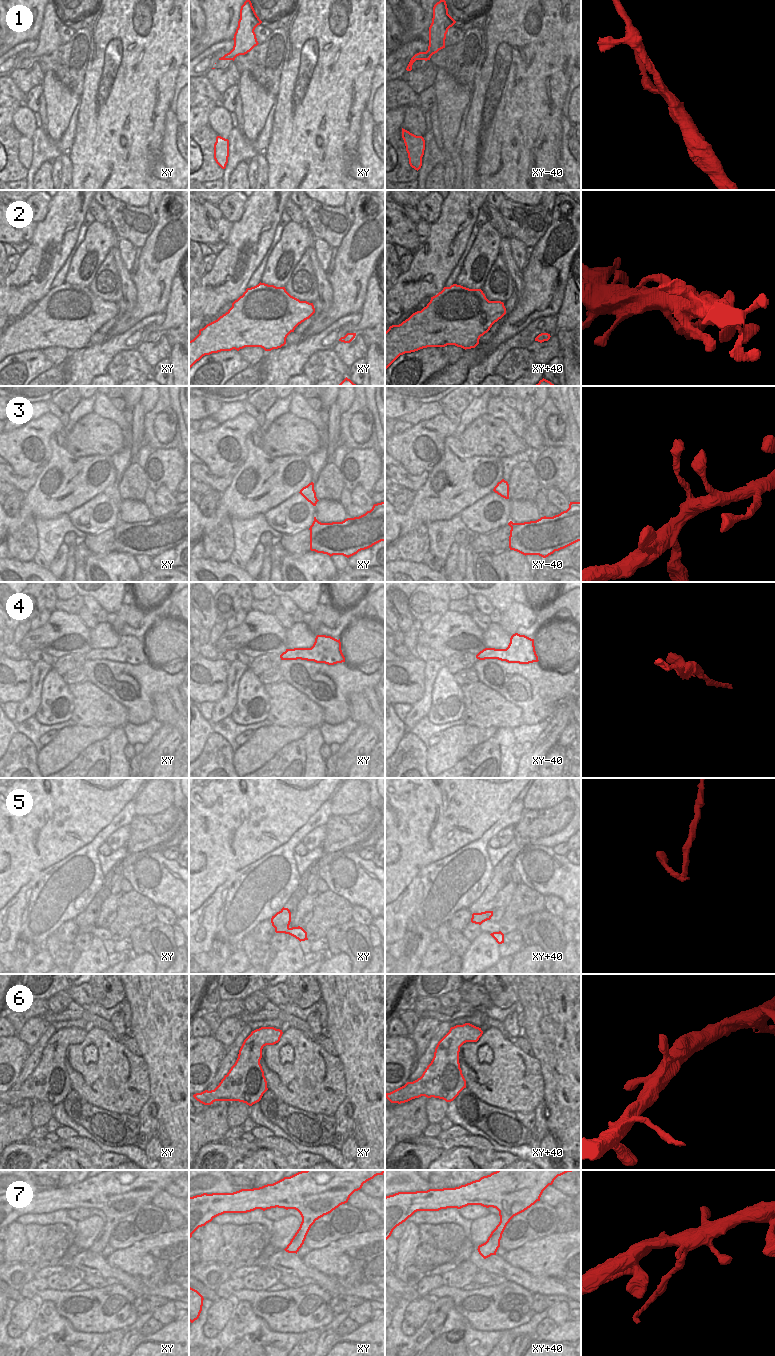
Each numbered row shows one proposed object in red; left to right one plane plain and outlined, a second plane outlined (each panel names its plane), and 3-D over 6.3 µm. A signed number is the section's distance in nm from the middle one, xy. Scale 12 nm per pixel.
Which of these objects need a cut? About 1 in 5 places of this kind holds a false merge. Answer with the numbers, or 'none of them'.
5

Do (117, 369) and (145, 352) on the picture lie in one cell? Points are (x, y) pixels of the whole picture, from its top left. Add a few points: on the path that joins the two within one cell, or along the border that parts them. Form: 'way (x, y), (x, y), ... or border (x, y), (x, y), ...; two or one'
border (136, 350), (150, 366); two

